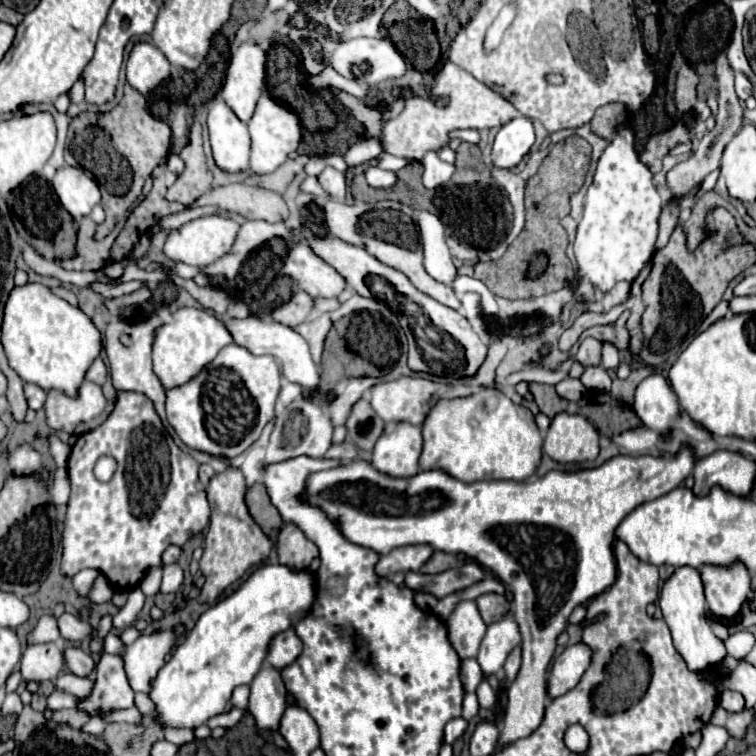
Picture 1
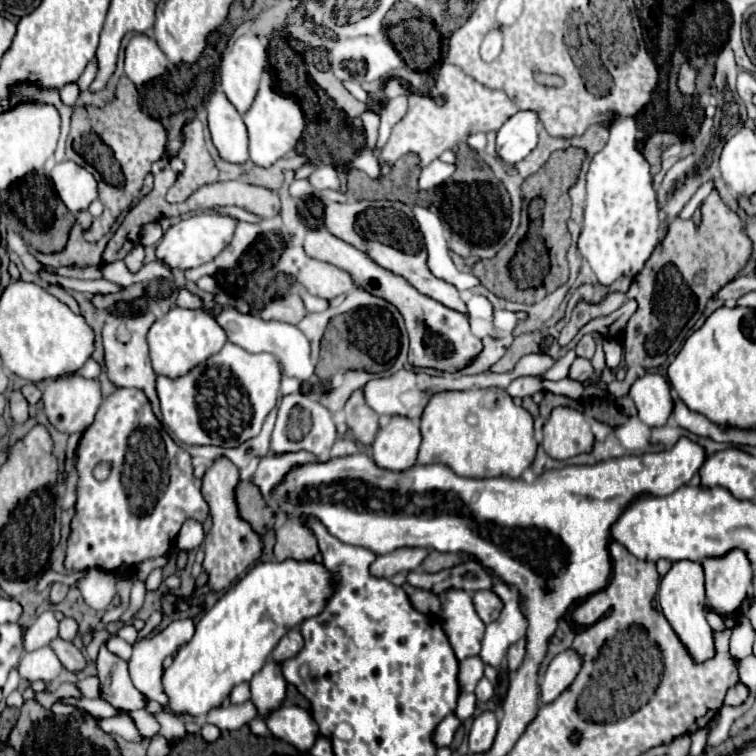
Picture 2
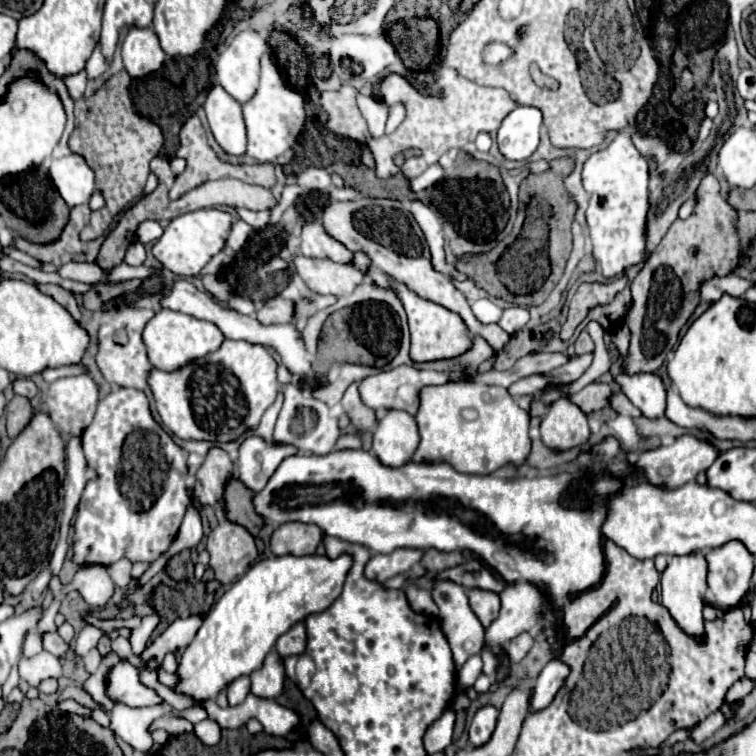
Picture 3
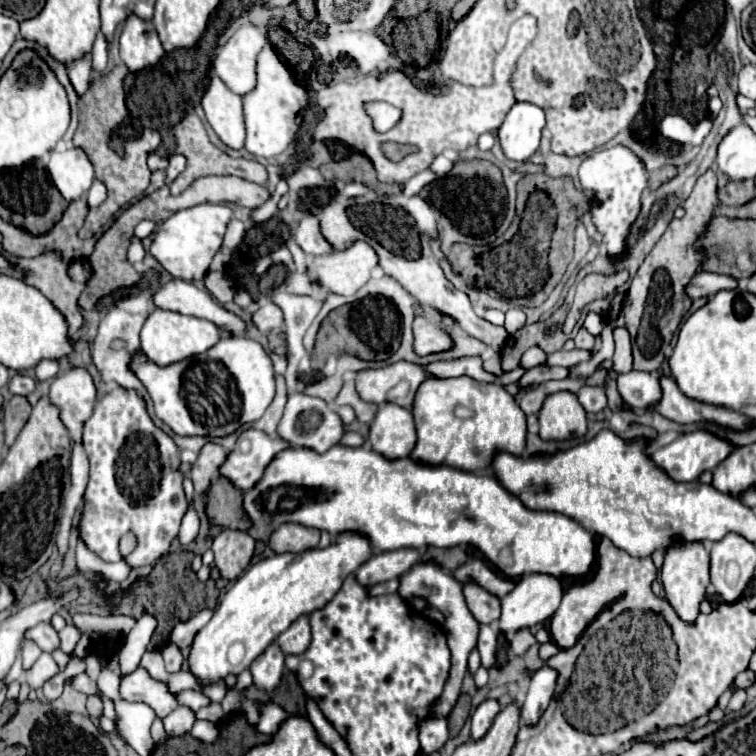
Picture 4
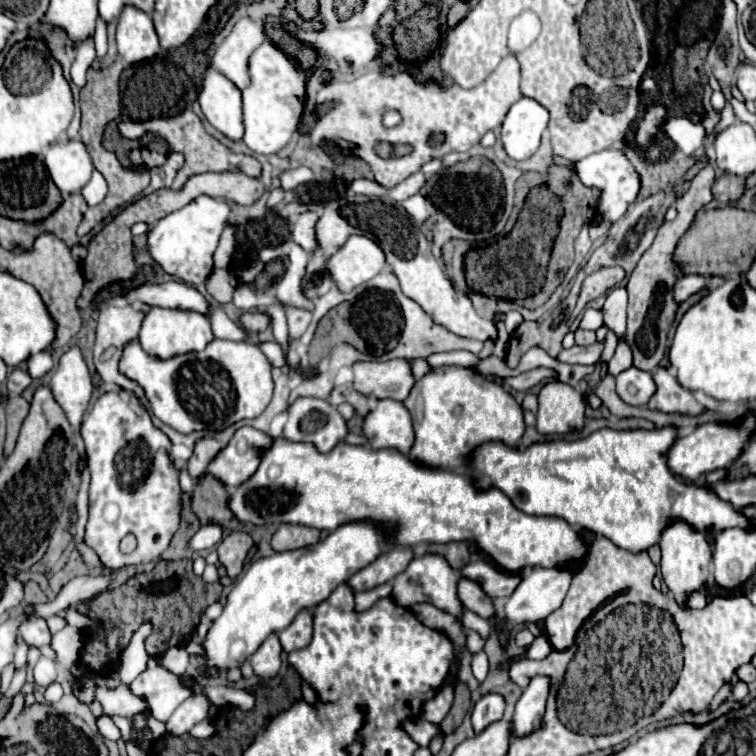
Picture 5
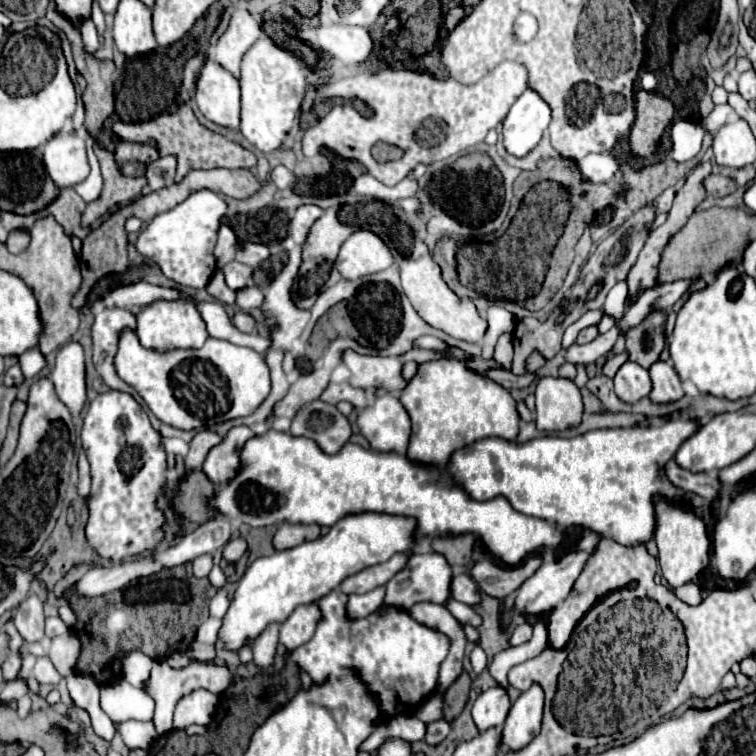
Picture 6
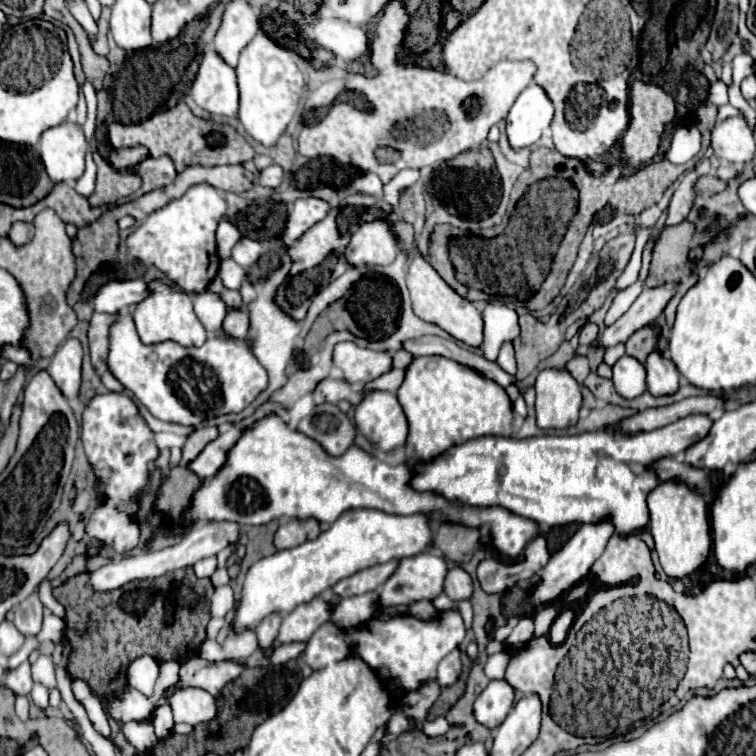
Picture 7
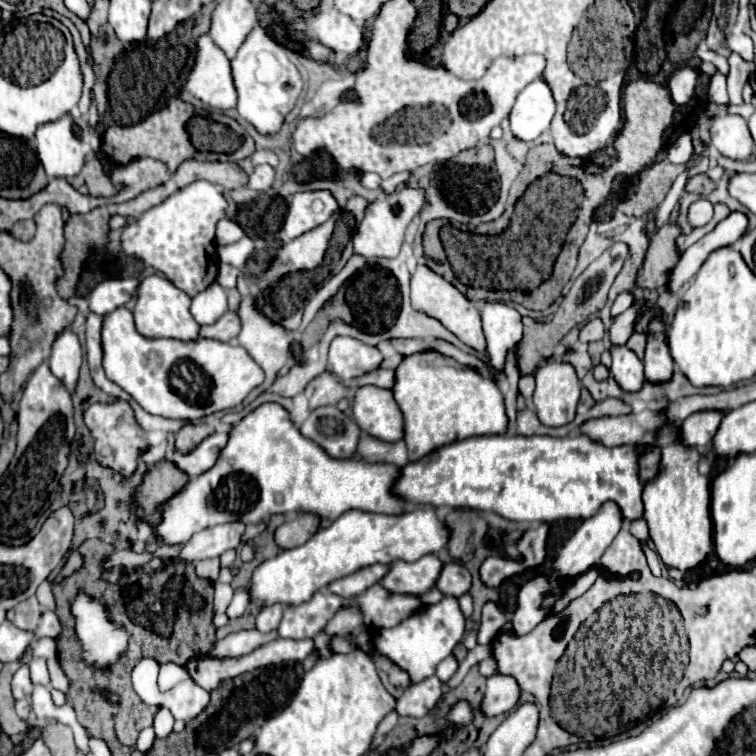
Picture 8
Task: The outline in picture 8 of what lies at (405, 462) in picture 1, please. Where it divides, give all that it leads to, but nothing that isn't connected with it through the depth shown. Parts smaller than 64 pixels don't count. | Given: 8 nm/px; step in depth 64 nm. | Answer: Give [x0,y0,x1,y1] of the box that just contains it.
[352,386,402,442]

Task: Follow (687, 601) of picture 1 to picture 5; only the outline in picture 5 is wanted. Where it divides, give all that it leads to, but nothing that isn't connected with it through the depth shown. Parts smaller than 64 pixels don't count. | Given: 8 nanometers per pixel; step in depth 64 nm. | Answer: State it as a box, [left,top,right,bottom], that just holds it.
[660,520,712,606]

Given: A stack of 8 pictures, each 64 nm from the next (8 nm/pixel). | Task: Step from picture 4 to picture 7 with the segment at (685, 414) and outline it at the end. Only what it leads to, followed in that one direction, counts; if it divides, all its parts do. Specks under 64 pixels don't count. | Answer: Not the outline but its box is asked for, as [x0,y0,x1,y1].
[646,350,680,396]

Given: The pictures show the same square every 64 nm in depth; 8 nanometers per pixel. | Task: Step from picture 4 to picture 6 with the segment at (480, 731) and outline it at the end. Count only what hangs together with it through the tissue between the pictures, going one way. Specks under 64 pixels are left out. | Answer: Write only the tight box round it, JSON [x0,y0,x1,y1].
[472,686,510,732]

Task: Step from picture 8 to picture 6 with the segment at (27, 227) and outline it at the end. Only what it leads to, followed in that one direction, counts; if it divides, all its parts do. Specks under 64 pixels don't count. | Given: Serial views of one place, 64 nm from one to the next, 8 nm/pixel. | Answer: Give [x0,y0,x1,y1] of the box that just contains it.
[6,230,30,254]

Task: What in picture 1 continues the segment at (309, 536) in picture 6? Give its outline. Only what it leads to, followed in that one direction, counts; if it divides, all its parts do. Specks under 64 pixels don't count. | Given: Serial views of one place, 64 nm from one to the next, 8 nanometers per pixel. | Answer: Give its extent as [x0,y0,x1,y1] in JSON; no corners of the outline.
[276,524,318,570]

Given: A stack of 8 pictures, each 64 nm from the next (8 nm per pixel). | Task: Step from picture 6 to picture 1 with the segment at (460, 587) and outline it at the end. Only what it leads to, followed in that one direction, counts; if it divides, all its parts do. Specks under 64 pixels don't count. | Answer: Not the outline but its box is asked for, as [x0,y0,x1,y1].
[476,594,510,624]

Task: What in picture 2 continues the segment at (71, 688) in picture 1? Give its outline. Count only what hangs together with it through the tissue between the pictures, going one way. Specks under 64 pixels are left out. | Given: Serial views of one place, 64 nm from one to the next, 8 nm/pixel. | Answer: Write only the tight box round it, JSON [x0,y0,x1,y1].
[78,676,100,698]

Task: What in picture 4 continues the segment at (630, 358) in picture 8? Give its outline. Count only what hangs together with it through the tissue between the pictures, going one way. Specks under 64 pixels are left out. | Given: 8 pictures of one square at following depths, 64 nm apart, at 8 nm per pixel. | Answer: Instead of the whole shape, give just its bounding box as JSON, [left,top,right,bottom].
[618,370,660,408]

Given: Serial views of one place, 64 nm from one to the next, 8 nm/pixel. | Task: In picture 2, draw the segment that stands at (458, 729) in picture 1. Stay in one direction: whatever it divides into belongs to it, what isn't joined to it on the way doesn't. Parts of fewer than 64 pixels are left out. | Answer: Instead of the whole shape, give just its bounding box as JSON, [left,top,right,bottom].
[432,714,460,748]

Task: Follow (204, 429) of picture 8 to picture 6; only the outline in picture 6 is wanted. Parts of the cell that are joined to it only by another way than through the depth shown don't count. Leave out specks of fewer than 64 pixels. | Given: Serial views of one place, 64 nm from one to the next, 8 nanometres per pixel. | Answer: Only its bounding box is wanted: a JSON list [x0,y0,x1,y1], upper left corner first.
[186,430,222,470]

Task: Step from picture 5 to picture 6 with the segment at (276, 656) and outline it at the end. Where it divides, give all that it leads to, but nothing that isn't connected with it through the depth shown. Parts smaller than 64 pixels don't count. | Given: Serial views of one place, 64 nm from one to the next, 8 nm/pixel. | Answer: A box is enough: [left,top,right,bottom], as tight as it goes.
[254,624,280,668]

